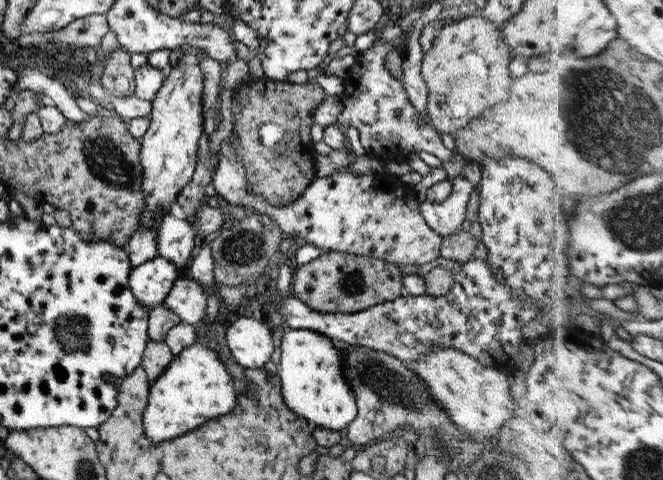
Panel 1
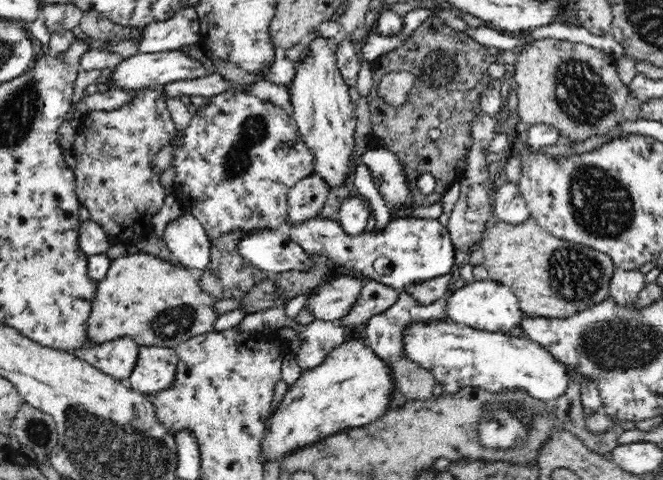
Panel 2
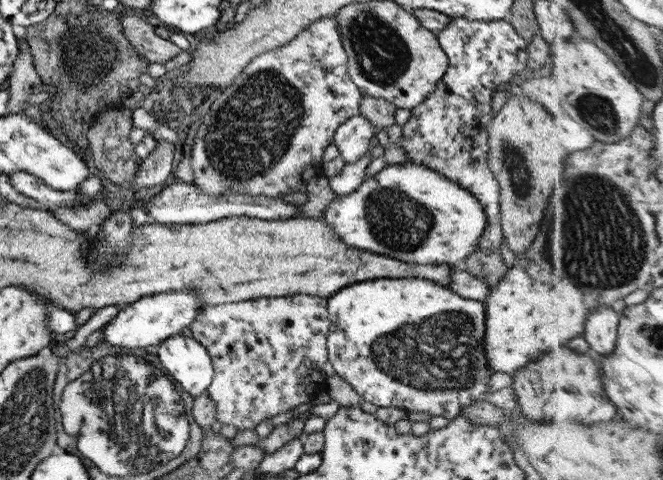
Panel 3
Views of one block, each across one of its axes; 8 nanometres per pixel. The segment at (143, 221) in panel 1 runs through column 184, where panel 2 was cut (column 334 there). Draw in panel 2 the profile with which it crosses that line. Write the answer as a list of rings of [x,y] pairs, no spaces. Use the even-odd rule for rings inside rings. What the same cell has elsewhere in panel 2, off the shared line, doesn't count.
[[[318,36],[307,47],[309,51],[300,62],[296,63],[296,72],[291,80],[292,86],[288,89],[291,102],[290,111],[296,121],[299,134],[302,135],[306,146],[314,155],[313,172],[320,175],[330,188],[338,188],[350,175],[354,176],[351,172],[358,166],[358,164],[353,164],[354,131],[357,123],[354,109],[356,105],[350,99],[349,86],[342,78],[334,49],[328,45],[328,39]]]

